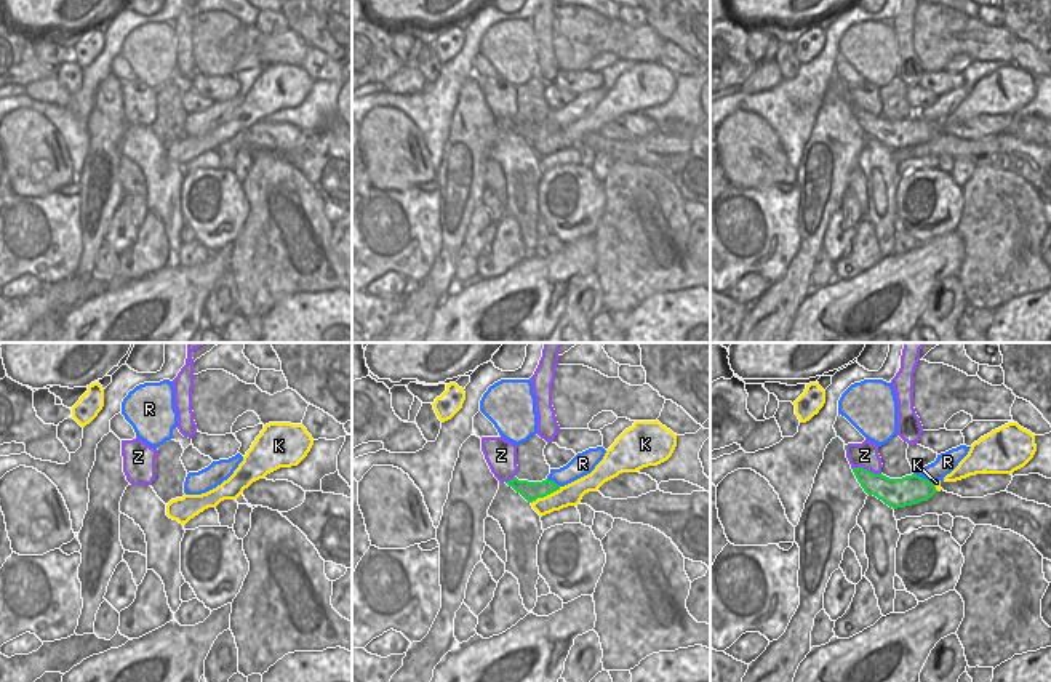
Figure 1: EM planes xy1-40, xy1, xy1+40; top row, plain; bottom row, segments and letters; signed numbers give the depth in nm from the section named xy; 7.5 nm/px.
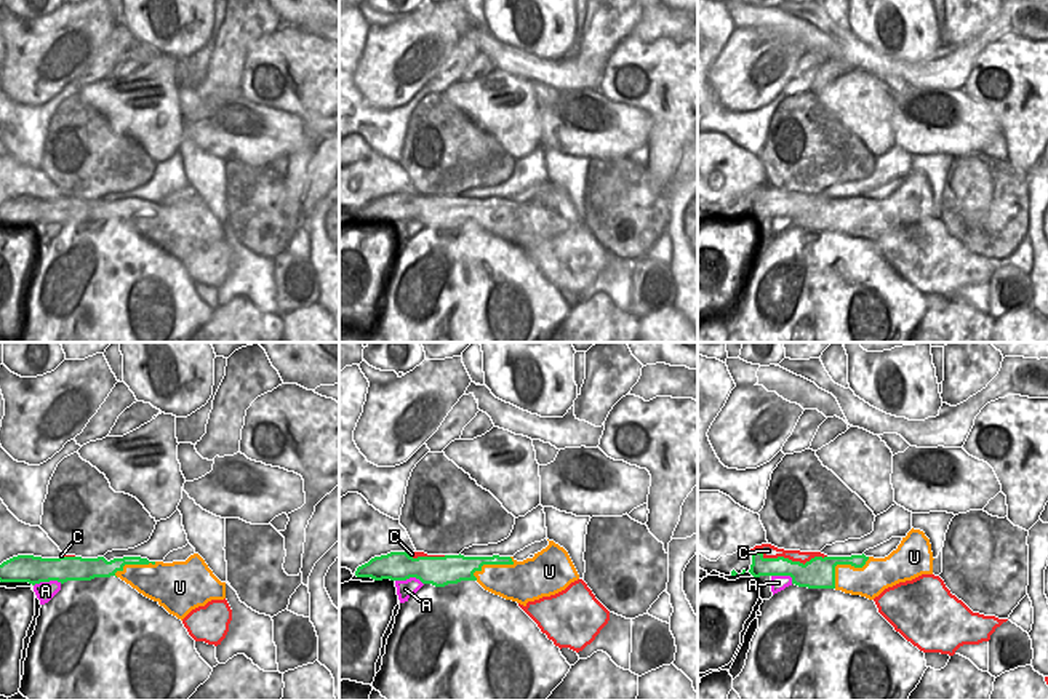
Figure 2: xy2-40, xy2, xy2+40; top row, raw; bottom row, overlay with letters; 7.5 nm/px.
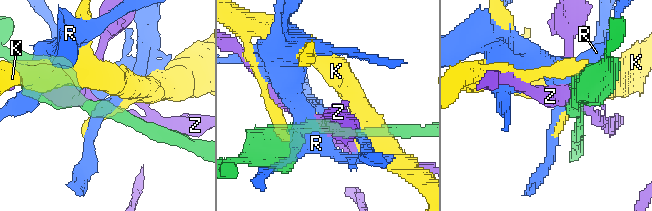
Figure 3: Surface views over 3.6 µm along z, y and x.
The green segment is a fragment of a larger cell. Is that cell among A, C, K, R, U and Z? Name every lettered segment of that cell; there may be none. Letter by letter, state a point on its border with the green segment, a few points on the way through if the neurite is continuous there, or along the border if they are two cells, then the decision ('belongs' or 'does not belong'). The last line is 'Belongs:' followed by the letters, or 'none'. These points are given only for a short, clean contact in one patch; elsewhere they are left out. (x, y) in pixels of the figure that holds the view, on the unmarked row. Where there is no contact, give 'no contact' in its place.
A: contact xy2 (410, 218); border xy2 (396, 221), (416, 219), (423, 226); does not belong
C: contact xy2+40 (791, 202); belongs
K: contact xy1 (546, 136); does not belong
R: contact xy1+40 (922, 119); does not belong
U: contact xy2+40 (842, 205); does not belong
Z: contact xy1+40 (866, 111); does not belong
Belongs: C

